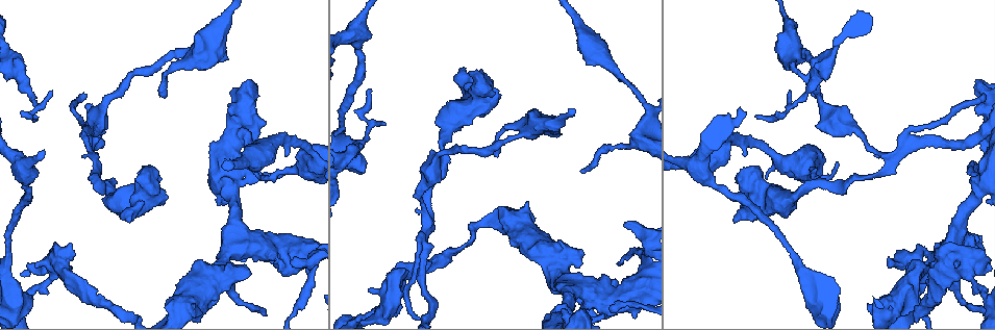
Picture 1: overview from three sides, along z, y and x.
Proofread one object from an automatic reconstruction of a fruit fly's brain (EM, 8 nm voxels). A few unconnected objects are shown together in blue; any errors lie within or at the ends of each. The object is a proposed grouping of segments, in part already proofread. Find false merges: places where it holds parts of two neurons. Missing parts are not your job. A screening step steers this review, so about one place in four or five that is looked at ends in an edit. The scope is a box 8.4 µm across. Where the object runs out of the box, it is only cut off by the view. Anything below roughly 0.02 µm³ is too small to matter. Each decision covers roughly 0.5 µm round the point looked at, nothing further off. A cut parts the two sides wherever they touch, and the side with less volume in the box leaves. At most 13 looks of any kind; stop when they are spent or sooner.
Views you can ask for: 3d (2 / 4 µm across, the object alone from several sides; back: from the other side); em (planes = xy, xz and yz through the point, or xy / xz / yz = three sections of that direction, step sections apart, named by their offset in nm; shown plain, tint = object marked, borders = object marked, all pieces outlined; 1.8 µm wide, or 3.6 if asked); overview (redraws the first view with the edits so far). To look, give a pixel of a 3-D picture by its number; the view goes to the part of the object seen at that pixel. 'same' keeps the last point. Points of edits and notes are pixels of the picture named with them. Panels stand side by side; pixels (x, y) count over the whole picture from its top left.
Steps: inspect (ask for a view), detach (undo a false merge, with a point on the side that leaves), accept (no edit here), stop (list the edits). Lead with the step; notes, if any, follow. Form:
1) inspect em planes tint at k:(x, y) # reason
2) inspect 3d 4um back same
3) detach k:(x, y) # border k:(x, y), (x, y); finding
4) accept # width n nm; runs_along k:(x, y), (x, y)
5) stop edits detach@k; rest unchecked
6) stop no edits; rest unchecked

inspect em 3.6um planes plain at 1:(889, 160) # abrupt turn

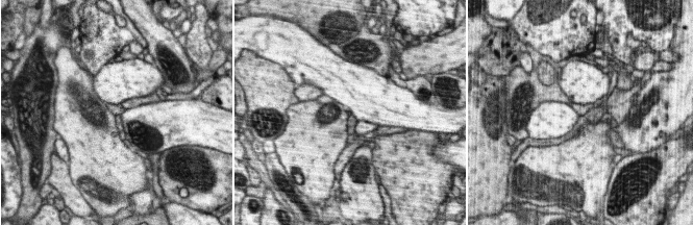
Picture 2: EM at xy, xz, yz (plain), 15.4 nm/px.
inspect em 3.6um planes tint same # where the object lies

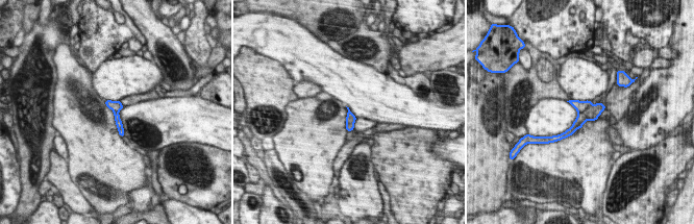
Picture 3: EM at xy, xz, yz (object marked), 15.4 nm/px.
detach 3:(580, 106) # width 140 nm; a second neuron is stuck on

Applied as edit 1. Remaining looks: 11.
inspect 3d 2um at 1:(221, 266) # thick turns thin

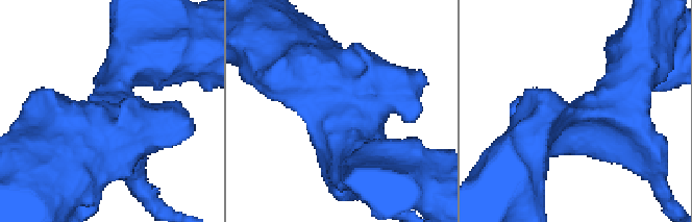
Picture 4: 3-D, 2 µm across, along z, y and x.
inspect em planes plain at 4:(352, 130) # shape alone is not enough

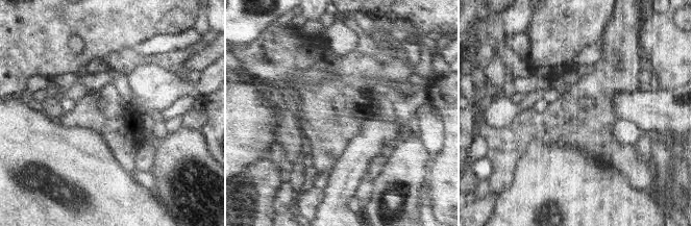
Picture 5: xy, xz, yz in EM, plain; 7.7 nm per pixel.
inspect em planes tint same

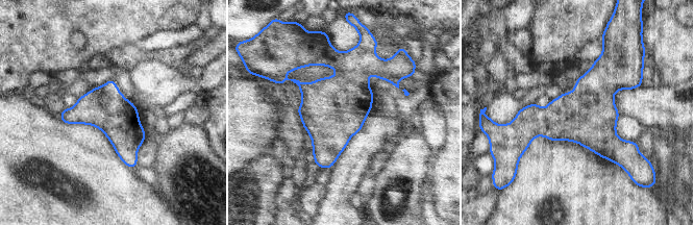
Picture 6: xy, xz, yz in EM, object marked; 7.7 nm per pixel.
accept # all the same neuron

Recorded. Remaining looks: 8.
inspect em xz step 4 tint at 1:(640, 276)

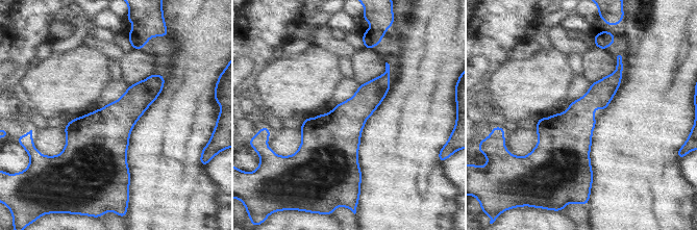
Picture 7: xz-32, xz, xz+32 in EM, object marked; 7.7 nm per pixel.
inspect em planes tint same

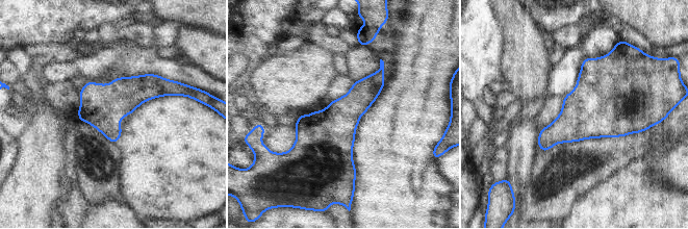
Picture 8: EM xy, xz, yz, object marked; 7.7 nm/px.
accept # width 340 nm; continuous, no second neuron

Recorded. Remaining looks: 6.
stop edits detach@3; rest unchecked

